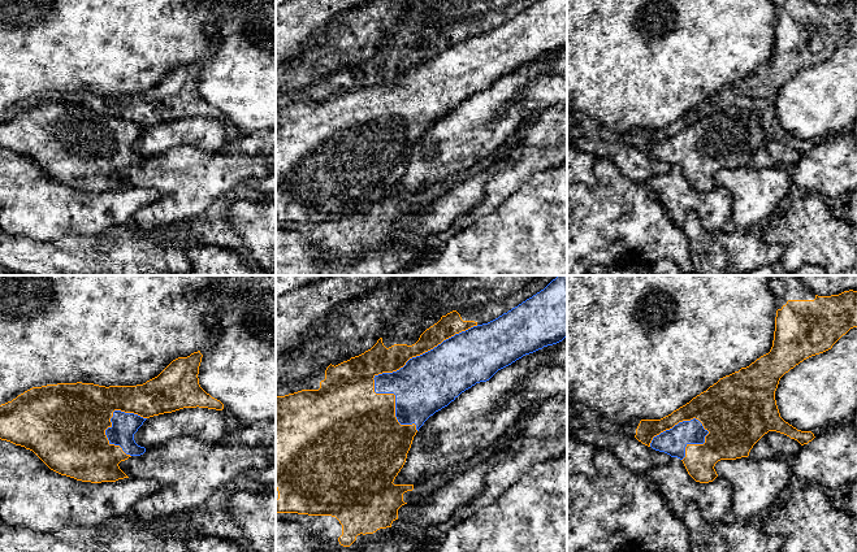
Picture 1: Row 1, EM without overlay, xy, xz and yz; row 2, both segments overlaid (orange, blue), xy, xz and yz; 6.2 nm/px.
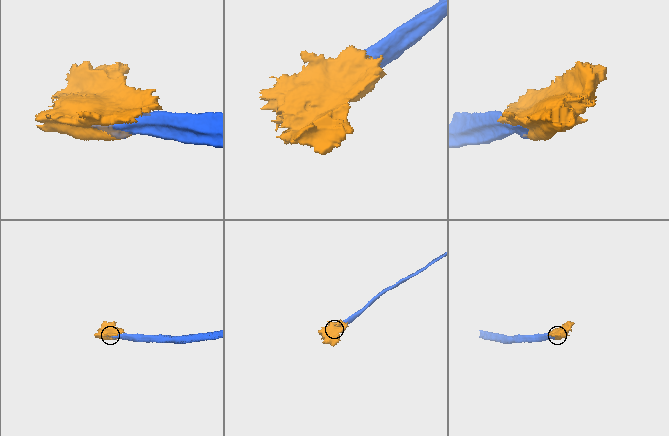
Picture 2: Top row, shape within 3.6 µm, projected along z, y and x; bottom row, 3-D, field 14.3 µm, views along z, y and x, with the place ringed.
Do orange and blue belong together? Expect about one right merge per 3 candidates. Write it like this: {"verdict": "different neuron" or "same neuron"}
{"verdict": "same neuron"}

